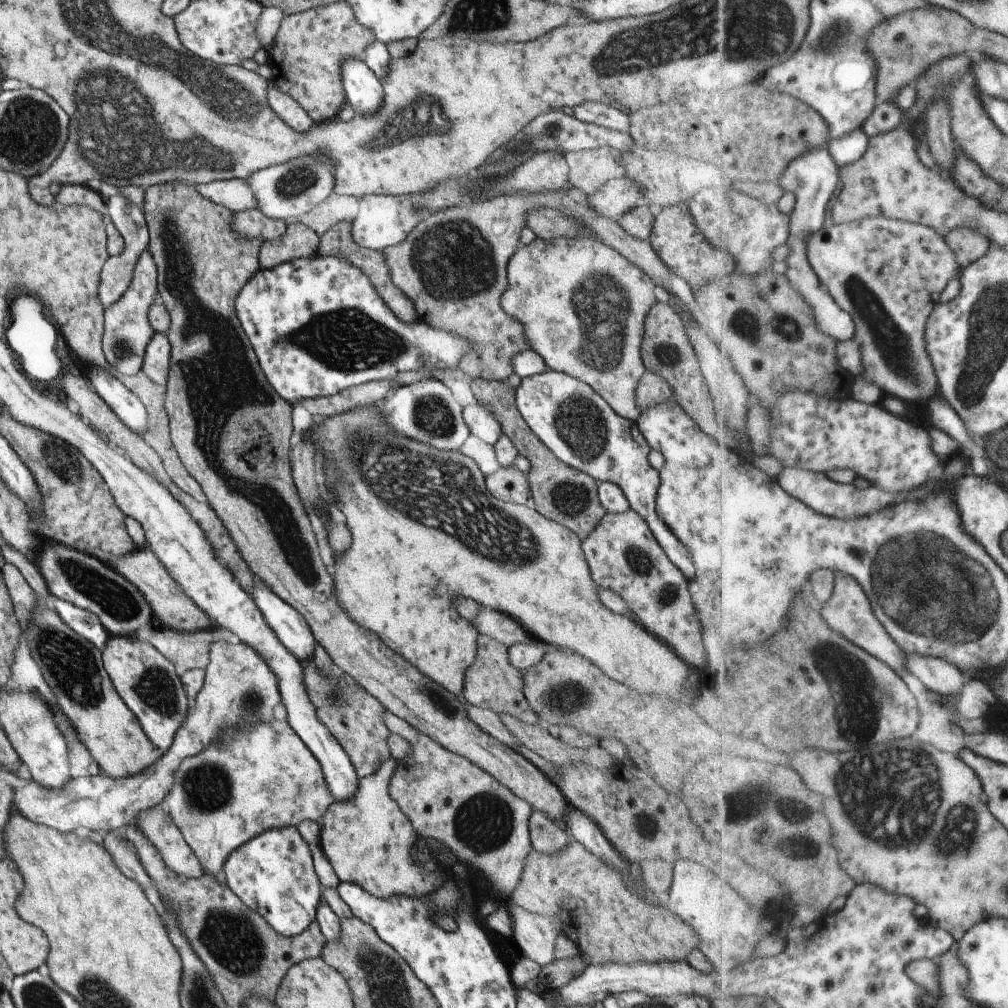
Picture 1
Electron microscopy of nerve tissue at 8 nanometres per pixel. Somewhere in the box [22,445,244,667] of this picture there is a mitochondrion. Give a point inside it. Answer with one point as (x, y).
(111, 598)

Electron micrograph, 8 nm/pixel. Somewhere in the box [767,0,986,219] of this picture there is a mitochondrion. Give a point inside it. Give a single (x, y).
(835, 40)

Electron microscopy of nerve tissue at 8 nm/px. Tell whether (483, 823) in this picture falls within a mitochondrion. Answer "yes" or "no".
yes

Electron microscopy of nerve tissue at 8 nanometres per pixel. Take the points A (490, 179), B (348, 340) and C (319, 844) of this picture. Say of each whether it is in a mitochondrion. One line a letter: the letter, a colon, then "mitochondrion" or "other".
A: other
B: mitochondrion
C: other

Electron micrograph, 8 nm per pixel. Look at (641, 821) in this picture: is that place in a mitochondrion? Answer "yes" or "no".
yes

